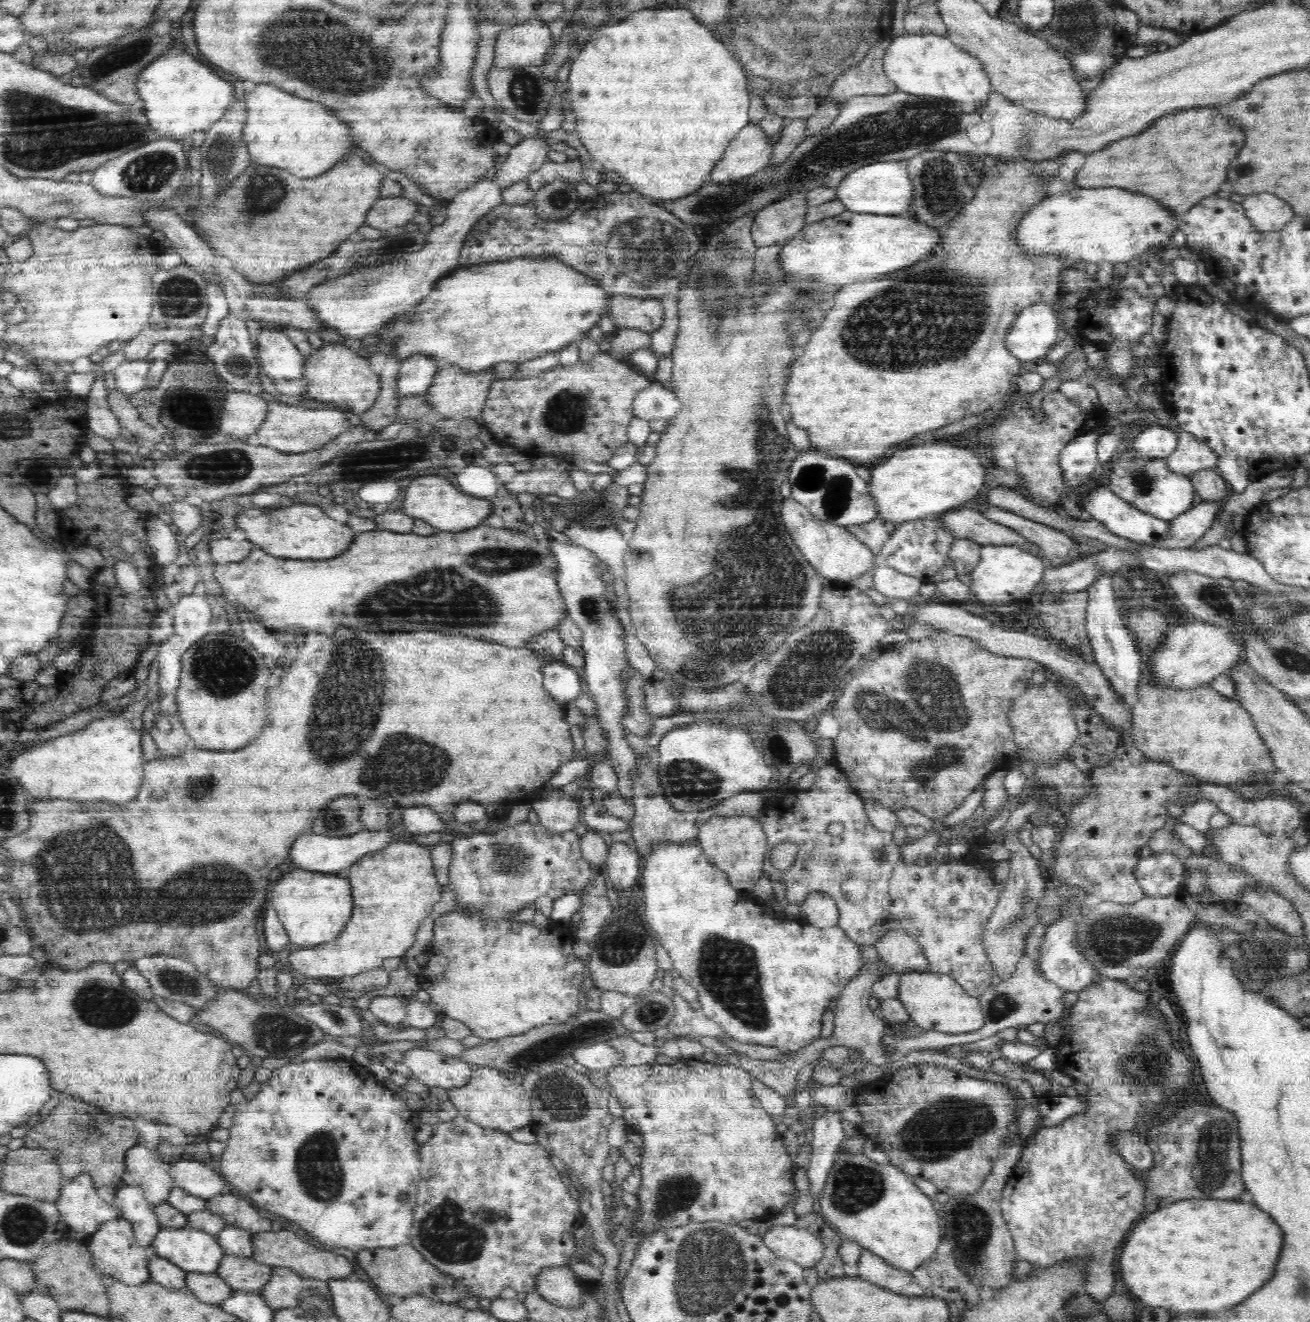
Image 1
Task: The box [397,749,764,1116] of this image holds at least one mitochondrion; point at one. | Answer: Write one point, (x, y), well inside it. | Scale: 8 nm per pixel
(545, 1050)

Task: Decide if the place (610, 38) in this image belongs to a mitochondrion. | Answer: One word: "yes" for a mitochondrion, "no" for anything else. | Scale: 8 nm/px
no

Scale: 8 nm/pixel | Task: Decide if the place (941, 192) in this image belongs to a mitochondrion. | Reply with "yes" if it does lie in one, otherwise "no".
yes

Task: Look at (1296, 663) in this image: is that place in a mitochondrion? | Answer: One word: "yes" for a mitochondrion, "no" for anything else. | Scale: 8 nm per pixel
yes

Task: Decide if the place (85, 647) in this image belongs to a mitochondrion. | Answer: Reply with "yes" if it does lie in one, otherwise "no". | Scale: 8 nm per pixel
no

